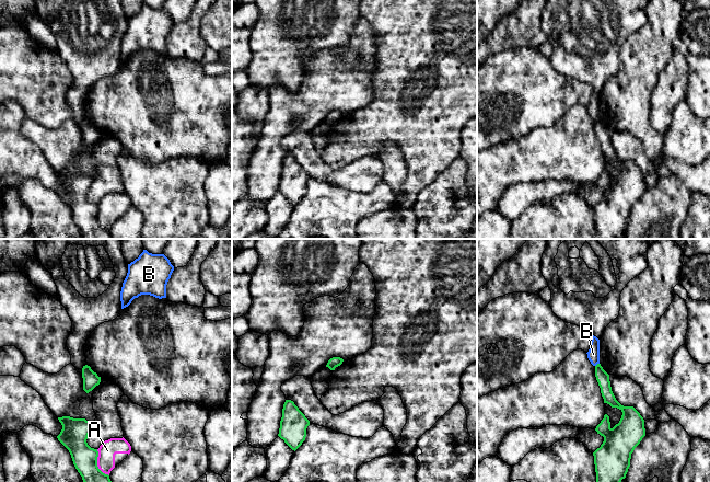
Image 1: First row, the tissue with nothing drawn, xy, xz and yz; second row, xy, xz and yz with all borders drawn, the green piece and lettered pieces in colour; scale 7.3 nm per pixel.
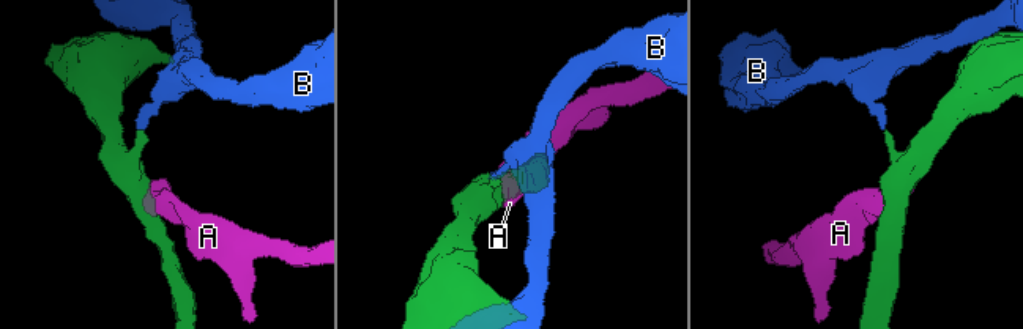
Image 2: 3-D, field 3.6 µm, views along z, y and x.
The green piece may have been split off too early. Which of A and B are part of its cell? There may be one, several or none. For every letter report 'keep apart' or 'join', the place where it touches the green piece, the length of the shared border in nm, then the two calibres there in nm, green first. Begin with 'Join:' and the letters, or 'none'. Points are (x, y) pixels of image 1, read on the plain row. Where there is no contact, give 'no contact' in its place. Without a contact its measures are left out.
Join: none
A: keep apart; meets green in xy at (96, 218); contact 220 nm long; 190 nm thick on the green side, 130 nm on the other
B: keep apart; meets green in yz at (596, 119); contact 40 nm long; 100 nm thick on the green side, 90 nm on the other

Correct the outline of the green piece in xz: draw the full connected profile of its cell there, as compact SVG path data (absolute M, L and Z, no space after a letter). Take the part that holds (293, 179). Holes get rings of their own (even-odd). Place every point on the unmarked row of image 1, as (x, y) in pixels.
M286 154L278 191L292 204L296 205L306 192L310 175L291 154Z

